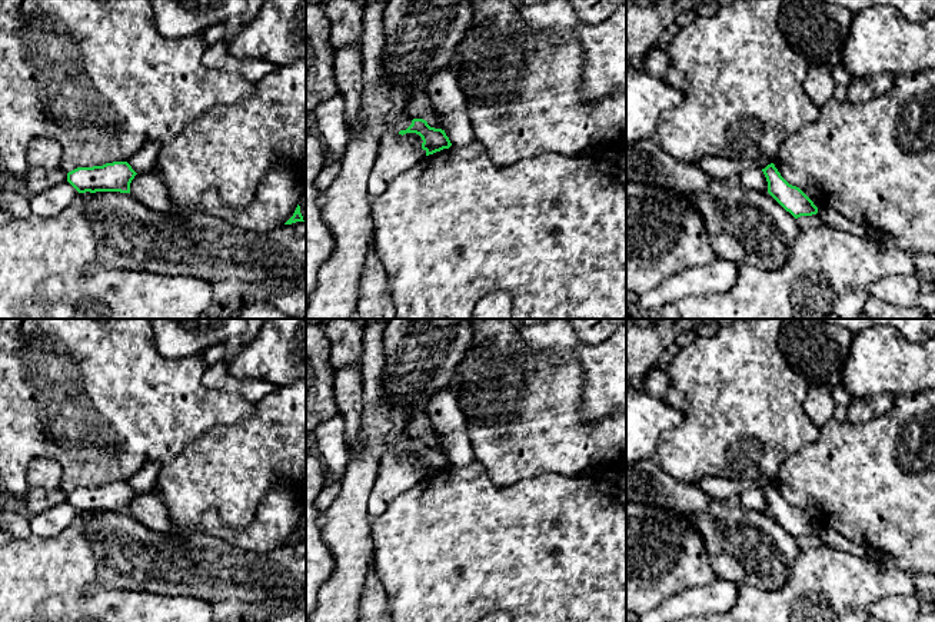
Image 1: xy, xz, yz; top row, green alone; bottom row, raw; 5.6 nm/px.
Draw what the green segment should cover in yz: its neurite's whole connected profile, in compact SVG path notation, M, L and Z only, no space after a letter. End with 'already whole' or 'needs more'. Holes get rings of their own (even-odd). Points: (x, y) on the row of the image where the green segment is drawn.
M773 163L762 172L768 182L768 193L795 219L818 213L813 202L799 187L789 184Z; already whole

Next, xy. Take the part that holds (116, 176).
M113 162L103 166L77 167L67 173L67 182L79 193L130 193L130 183L136 174L127 162Z; already whole

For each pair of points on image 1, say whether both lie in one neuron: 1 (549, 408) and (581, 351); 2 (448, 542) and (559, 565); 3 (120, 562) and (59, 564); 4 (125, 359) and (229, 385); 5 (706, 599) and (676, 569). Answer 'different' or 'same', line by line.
1: different
2: same
3: different
4: different
5: different

